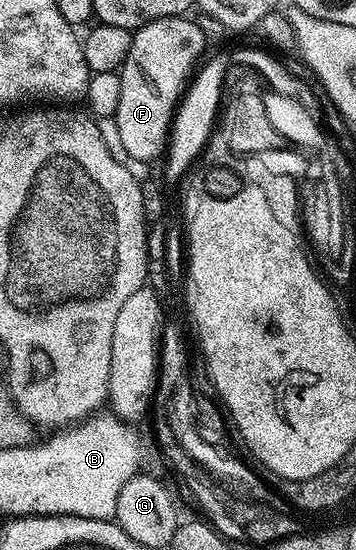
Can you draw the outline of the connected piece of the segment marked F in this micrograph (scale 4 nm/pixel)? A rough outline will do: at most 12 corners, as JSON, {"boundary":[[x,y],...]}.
{"boundary":[[189,16],[132,31],[115,117],[152,163],[205,50]]}

